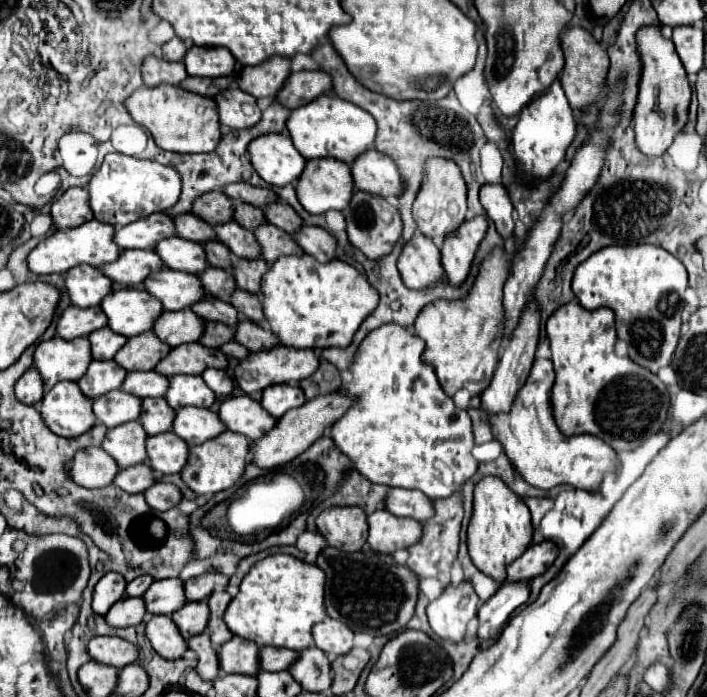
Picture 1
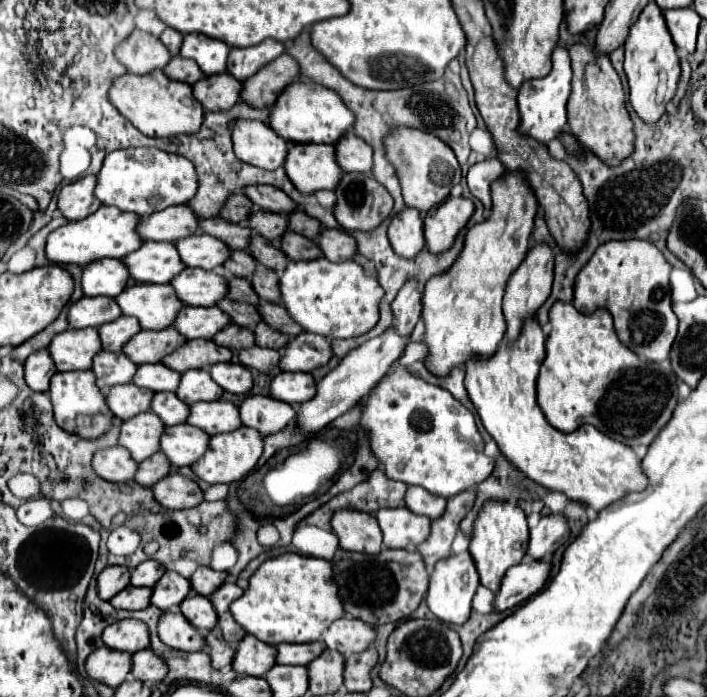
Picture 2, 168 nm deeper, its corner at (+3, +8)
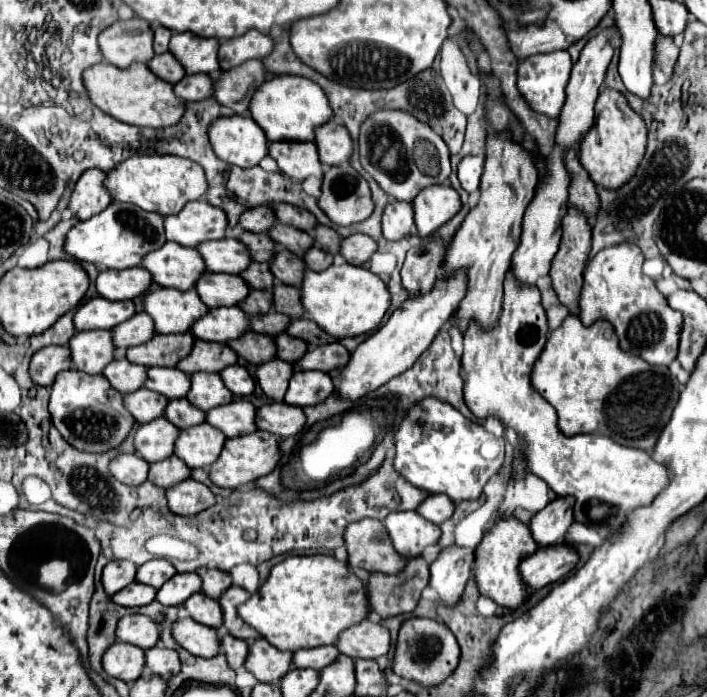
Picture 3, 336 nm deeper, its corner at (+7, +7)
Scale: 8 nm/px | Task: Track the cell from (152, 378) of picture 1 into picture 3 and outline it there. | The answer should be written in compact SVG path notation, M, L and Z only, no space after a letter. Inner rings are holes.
M150 367L146 371L144 387L150 391L156 391L168 399L184 397L190 389L190 377L178 369L170 367Z

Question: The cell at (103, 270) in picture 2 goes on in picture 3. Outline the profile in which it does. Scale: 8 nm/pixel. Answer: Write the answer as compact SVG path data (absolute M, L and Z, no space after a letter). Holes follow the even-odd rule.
M130 267L122 271L106 269L106 271L100 271L96 277L98 295L110 301L140 297L142 291L148 291L150 285L152 285L152 279L146 275L146 269L142 267Z

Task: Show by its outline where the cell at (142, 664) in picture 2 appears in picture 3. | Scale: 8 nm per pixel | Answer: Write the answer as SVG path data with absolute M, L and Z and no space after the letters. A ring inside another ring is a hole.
M152 647L146 651L146 669L150 669L154 675L160 675L162 679L168 679L180 671L178 653L164 647Z

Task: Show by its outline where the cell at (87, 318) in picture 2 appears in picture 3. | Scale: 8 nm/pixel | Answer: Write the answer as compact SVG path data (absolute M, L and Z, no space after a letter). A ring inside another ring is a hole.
M102 297L88 299L74 313L76 331L86 329L114 329L118 323L130 319L136 313L132 301L108 301Z

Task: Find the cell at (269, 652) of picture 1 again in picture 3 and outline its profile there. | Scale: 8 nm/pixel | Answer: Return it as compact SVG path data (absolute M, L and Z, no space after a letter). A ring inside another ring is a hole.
M334 645L314 647L314 649L300 649L294 651L292 665L294 667L310 667L310 669L322 669L326 663L332 663L338 657L338 649Z

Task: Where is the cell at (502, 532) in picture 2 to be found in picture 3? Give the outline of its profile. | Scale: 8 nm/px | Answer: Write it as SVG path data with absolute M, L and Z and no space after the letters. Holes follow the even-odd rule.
M516 517L498 519L496 525L484 535L482 543L474 549L474 555L476 555L474 577L476 577L480 595L490 597L500 607L518 609L522 605L522 601L528 597L528 589L518 575L518 565L524 557L532 555L536 549L538 549L538 545L534 543L528 525L520 523Z

